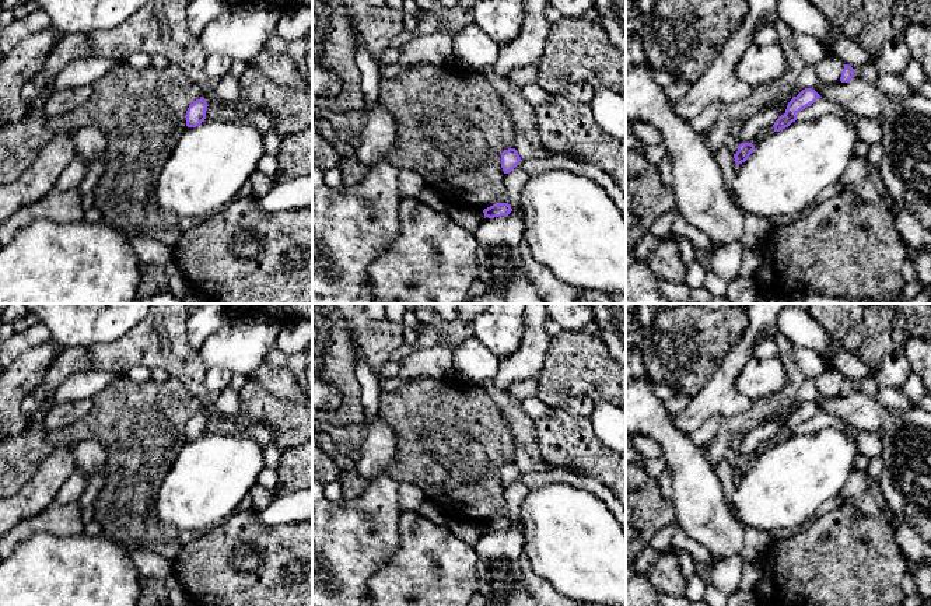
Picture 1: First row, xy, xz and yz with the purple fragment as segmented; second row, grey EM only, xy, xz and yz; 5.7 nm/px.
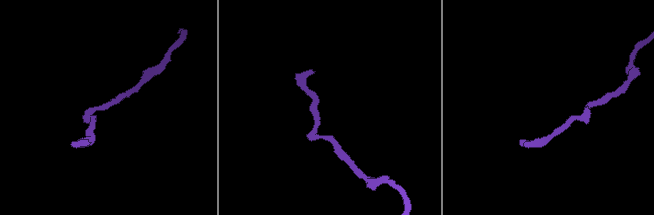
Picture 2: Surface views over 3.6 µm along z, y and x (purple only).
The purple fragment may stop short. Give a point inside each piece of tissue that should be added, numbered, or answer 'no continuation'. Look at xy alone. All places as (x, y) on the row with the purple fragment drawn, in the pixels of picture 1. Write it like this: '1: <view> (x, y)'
no continuation

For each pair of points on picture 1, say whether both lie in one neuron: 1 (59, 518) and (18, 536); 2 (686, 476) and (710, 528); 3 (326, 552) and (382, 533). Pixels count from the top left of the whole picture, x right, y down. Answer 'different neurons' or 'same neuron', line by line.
1: same neuron
2: same neuron
3: same neuron

